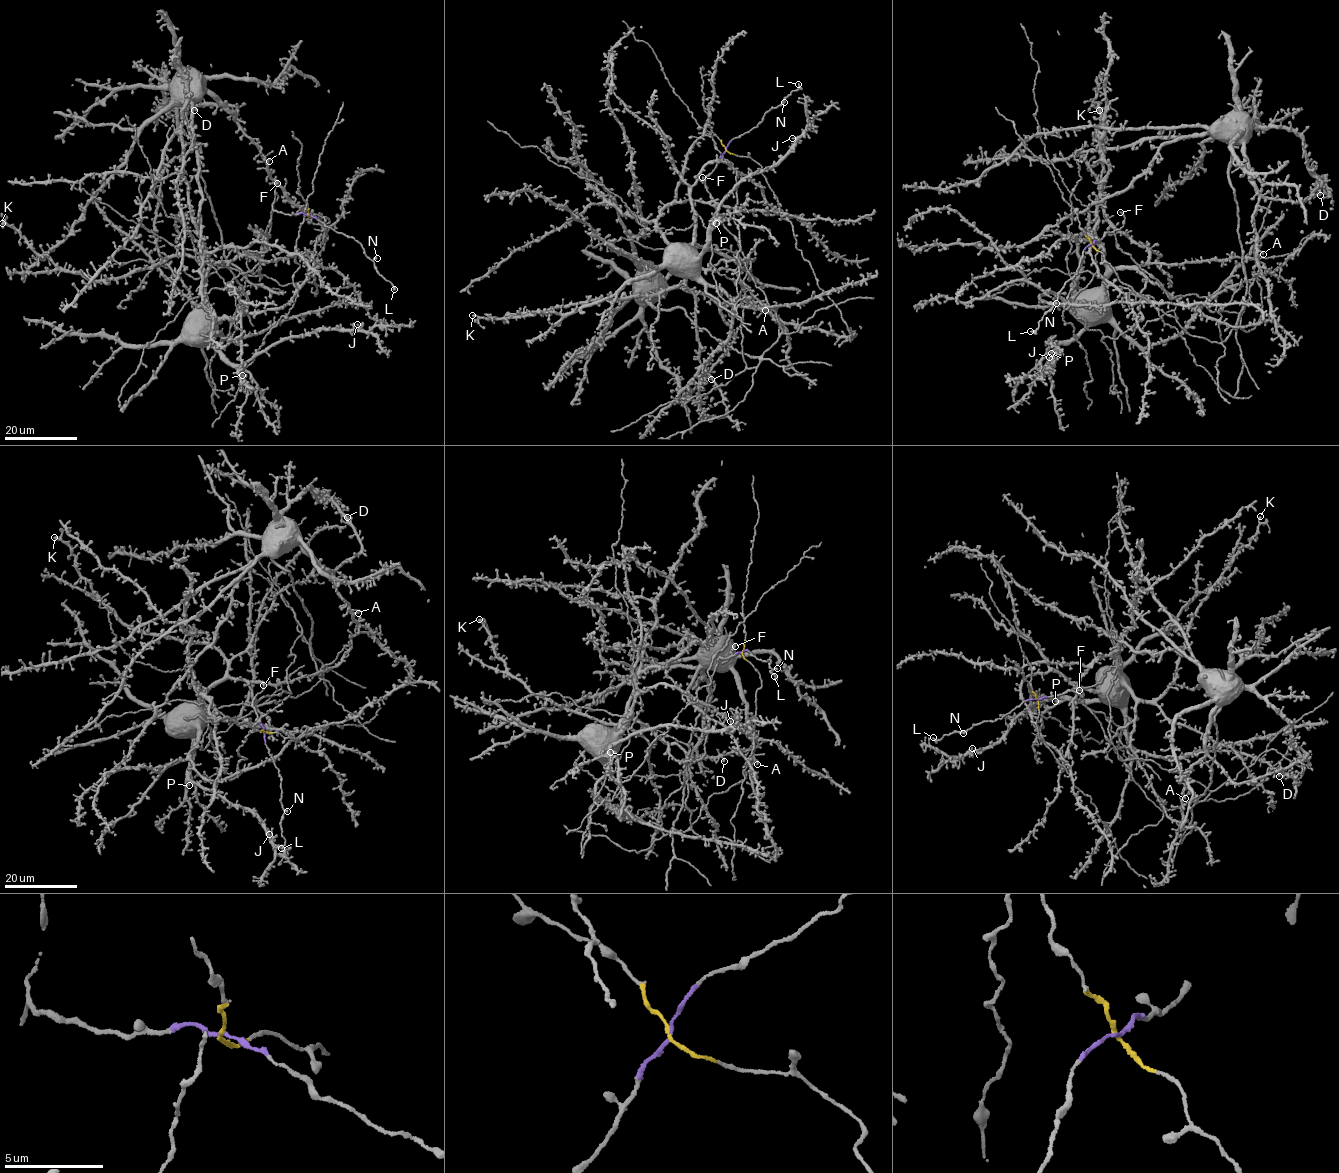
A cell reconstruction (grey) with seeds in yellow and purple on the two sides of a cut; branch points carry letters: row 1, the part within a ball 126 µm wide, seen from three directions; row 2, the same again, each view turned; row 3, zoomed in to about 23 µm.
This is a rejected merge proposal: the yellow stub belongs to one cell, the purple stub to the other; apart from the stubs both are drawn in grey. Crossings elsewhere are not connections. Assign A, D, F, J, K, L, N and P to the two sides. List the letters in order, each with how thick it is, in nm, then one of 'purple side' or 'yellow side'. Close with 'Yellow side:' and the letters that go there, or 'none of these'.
A: calibre 280 nm; purple side
D: calibre 400 nm; purple side
F: calibre 200 nm; purple side
J: calibre 180 nm; yellow side
K: calibre 480 nm; yellow side
L: calibre 260 nm; purple side
N: calibre 320 nm; purple side
P: calibre 320 nm; yellow side
Yellow side: J, K, P

